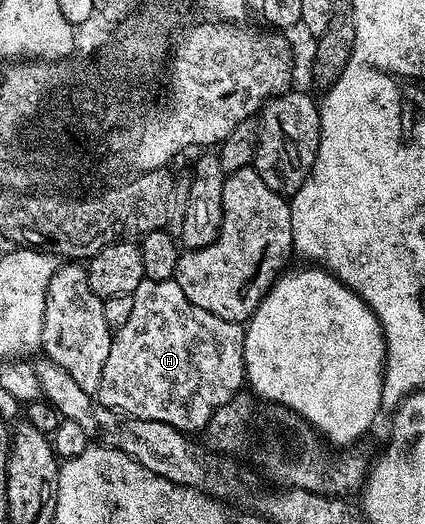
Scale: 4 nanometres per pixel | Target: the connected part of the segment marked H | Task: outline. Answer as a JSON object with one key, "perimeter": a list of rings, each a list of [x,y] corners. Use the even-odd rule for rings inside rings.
{"perimeter":[[[174,278],[167,281],[143,279],[137,290],[131,293],[129,303],[131,309],[123,325],[114,329],[109,358],[105,358],[105,370],[101,370],[101,386],[97,393],[99,403],[115,412],[122,412],[124,416],[165,422],[184,434],[202,433],[213,413],[232,399],[239,387],[244,387],[244,325],[217,318],[217,314],[209,314],[209,310],[193,306]]]}

